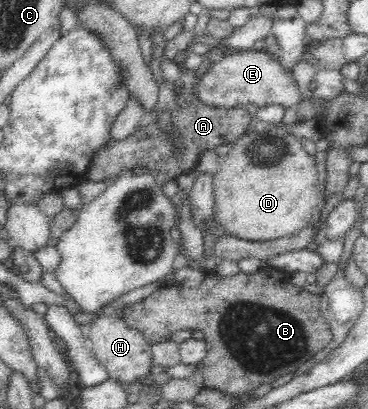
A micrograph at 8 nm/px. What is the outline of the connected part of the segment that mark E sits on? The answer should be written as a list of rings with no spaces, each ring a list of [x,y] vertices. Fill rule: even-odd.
[[[265,50],[228,52],[222,60],[210,64],[194,84],[194,96],[208,106],[234,108],[255,104],[258,107],[280,105],[295,108],[302,94],[293,75]]]

